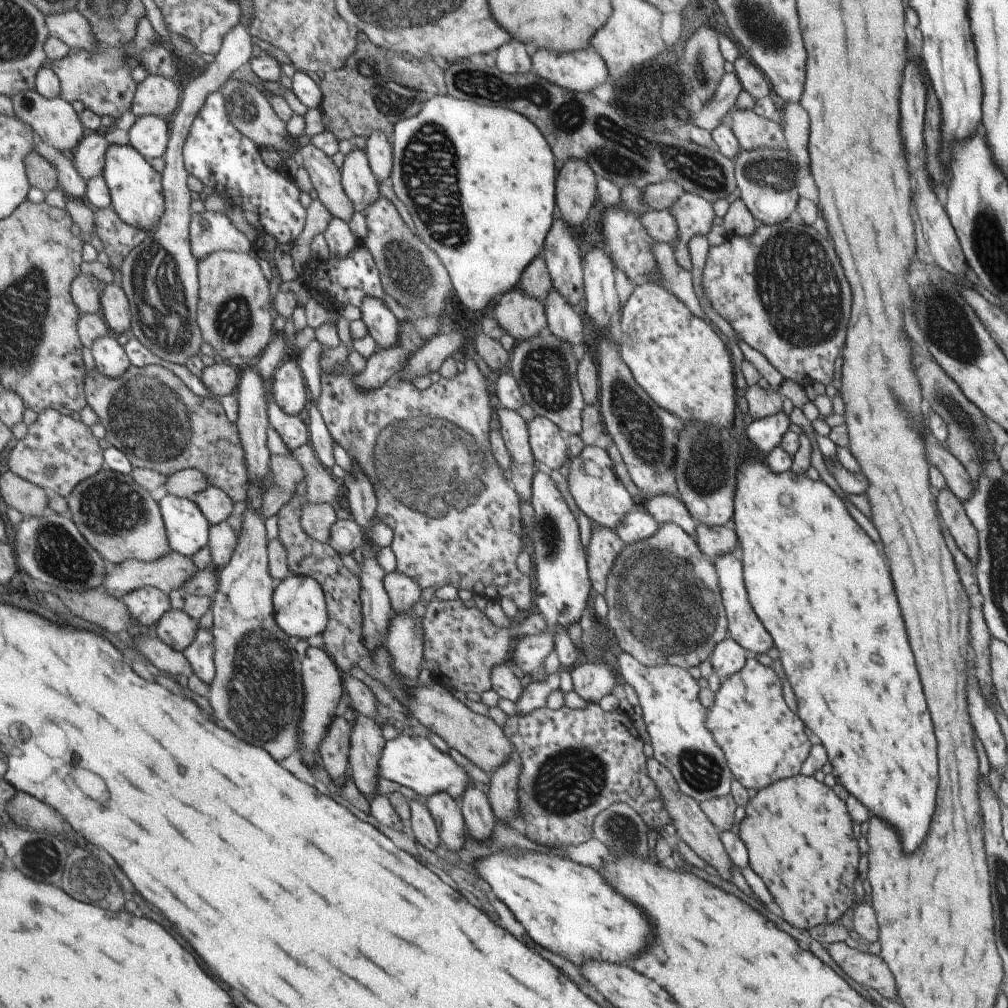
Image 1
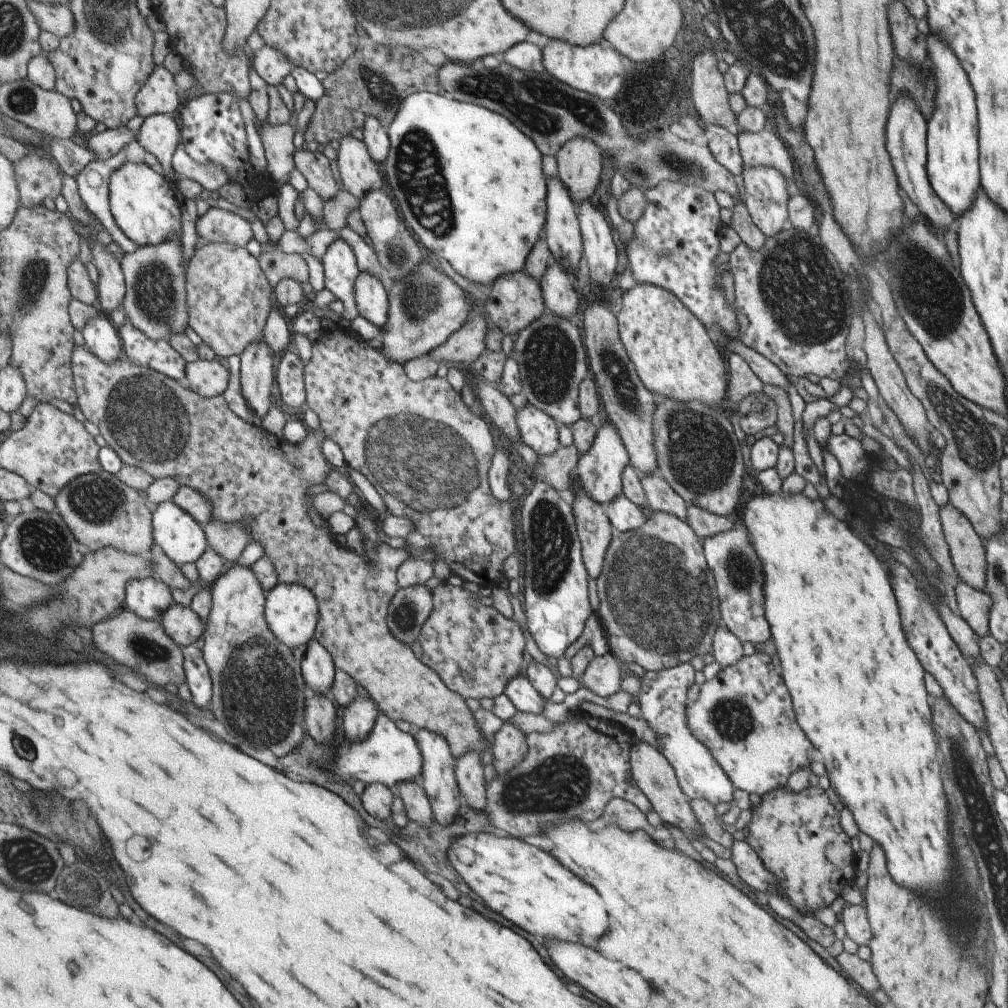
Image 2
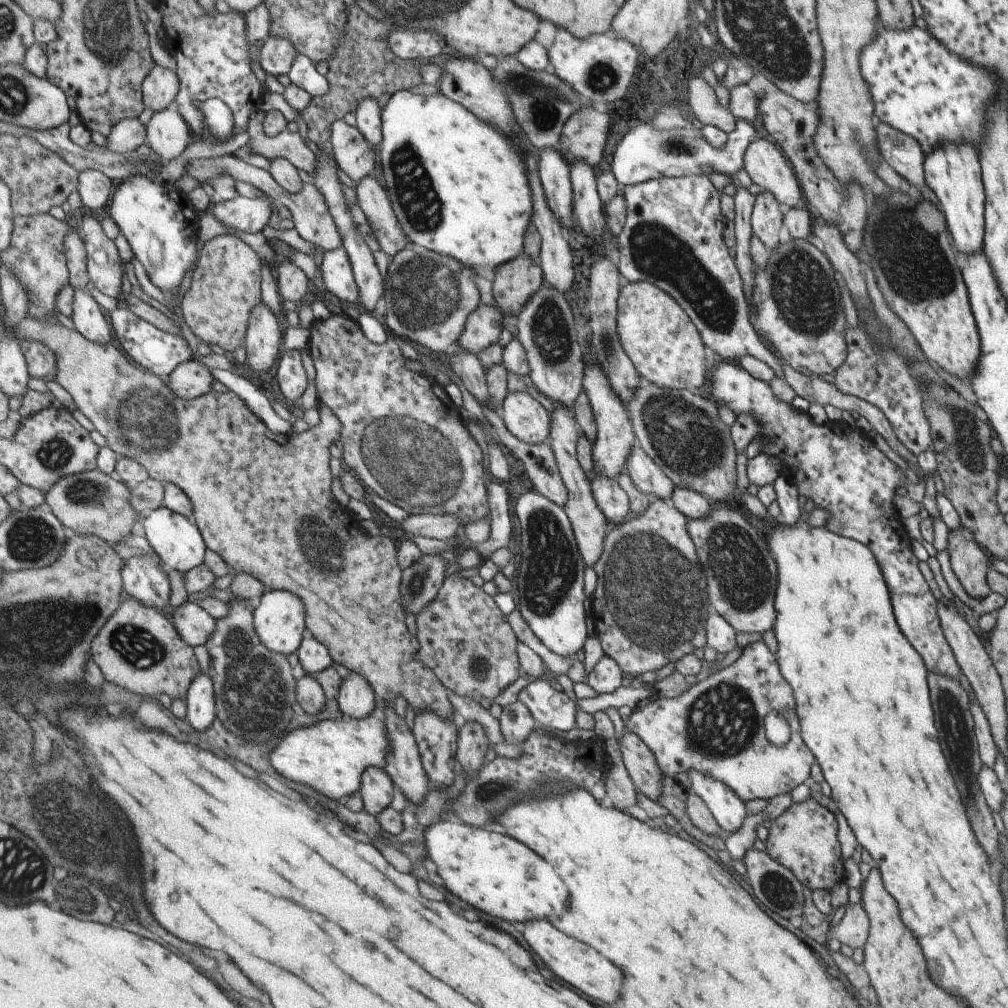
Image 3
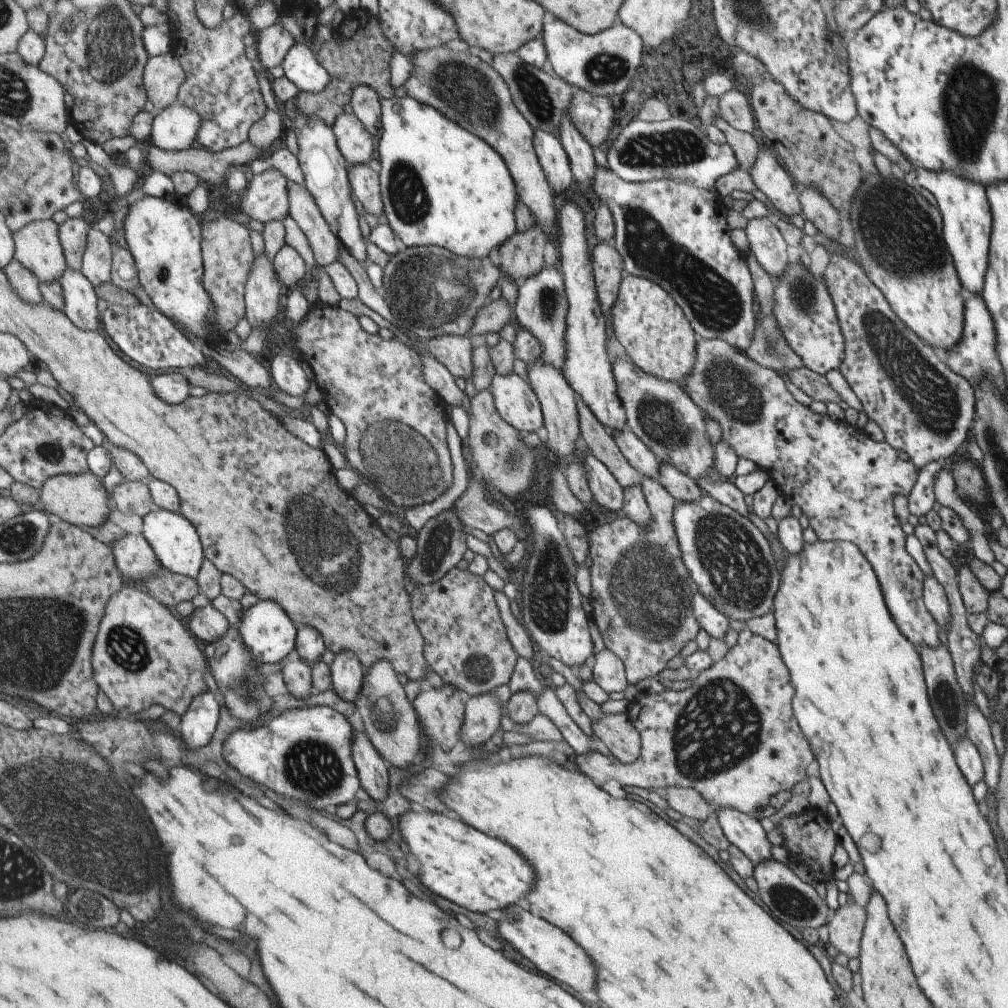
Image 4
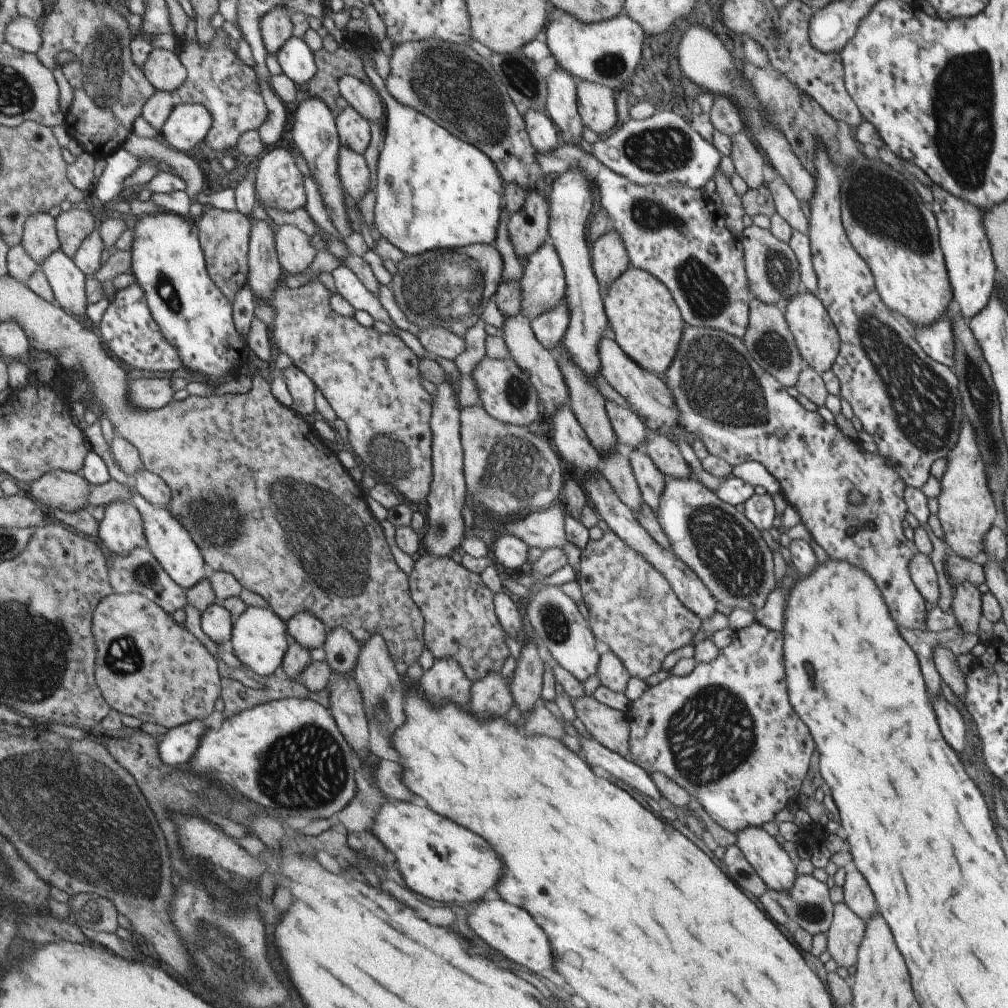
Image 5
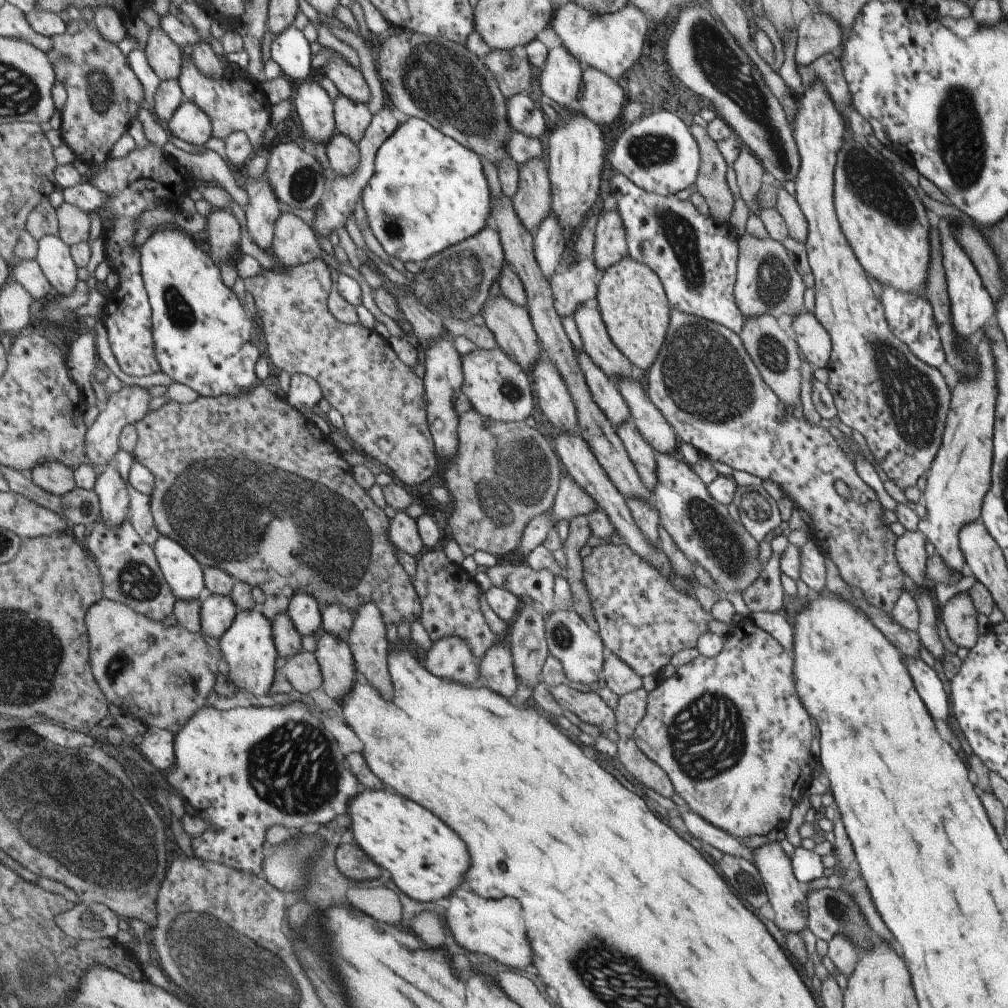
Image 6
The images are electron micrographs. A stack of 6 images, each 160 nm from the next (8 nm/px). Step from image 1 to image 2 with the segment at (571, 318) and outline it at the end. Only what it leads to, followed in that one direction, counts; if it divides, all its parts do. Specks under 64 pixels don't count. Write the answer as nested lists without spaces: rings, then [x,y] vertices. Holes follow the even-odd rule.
[[[552,259],[539,279],[544,309],[564,320],[569,320],[577,312],[578,299],[572,280],[570,273]]]

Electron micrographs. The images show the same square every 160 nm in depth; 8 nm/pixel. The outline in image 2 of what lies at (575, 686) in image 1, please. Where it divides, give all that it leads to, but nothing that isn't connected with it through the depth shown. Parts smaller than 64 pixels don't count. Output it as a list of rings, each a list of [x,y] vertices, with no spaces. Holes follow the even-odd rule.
[[[611,653],[594,656],[589,665],[579,676],[579,686],[587,688],[601,698],[608,697],[620,690],[620,681],[625,672]]]

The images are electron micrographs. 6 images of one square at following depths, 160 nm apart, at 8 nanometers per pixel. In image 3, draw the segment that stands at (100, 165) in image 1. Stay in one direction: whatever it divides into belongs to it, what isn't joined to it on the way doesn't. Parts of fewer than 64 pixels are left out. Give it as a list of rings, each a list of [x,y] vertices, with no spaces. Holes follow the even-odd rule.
[[[137,118],[125,119],[113,128],[106,142],[107,151],[120,155],[134,155],[147,140],[147,127]]]

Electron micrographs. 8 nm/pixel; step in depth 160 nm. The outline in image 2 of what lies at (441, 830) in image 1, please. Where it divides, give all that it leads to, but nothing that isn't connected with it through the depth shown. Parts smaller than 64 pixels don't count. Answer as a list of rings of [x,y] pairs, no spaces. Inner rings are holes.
[[[419,728],[417,733],[413,735],[413,740],[419,748],[419,754],[421,754],[421,775],[419,777],[420,786],[423,788],[423,792],[427,796],[429,807],[432,813],[432,819],[441,826],[447,826],[453,822],[455,814],[459,812],[459,806],[462,801],[460,793],[454,778],[454,759],[449,752],[449,746],[445,742],[443,736],[439,734],[433,734],[429,730],[423,730]]]

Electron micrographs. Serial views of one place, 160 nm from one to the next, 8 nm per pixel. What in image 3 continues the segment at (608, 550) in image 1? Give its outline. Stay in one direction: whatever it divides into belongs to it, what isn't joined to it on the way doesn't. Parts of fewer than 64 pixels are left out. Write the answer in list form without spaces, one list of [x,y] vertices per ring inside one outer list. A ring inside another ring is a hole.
[[[556,403],[553,406],[557,406],[550,416],[550,431],[548,434],[547,442],[551,447],[552,453],[554,454],[556,465],[558,468],[558,473],[560,474],[562,483],[564,484],[567,498],[563,504],[562,509],[566,514],[566,517],[569,519],[570,527],[572,528],[572,533],[574,534],[574,539],[581,555],[582,561],[584,562],[584,566],[592,567],[596,560],[599,558],[603,548],[603,541],[605,538],[605,520],[606,518],[603,516],[603,513],[597,508],[596,502],[594,501],[592,490],[590,486],[590,478],[589,475],[585,474],[579,463],[576,459],[576,440],[577,440],[577,432],[575,431],[575,424],[573,424],[573,420],[569,418],[569,409],[565,407],[561,407]]]

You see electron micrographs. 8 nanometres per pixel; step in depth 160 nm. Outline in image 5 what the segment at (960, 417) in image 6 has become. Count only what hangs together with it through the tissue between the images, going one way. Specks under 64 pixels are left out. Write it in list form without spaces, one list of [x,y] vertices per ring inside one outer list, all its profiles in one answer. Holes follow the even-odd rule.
[[[962,417],[959,432],[957,432],[957,442],[945,458],[946,468],[939,479],[939,496],[935,498],[937,500],[936,518],[943,532],[942,540],[951,549],[952,554],[965,560],[974,560],[981,553],[983,536],[999,517],[989,495],[985,466],[977,448],[974,430],[975,428],[967,422],[967,418]]]

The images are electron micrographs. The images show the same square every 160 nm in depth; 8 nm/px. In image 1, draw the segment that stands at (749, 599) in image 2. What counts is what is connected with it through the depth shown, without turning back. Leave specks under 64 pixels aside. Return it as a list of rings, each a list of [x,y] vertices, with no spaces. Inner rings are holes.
[[[738,552],[727,553],[717,557],[713,564],[718,578],[720,599],[722,600],[726,621],[728,622],[727,636],[741,646],[748,655],[767,652],[773,646],[771,644],[771,636],[765,632],[765,628],[761,626],[761,622],[759,622],[749,604],[744,587],[741,556]]]

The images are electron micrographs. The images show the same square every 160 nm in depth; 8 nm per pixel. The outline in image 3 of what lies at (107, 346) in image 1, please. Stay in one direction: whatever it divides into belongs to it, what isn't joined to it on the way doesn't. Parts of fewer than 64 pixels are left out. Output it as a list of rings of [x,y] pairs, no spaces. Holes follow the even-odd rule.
[[[79,289],[75,290],[72,322],[76,330],[94,343],[109,345],[109,342],[113,340],[113,332],[111,332],[105,312],[93,300],[91,294]]]

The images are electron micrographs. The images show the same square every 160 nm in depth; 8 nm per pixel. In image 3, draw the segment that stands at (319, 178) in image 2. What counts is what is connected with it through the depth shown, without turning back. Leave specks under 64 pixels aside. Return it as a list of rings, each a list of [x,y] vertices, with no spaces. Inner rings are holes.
[[[263,111],[251,112],[246,124],[246,132],[249,136],[248,145],[252,153],[263,156],[268,161],[274,158],[286,158],[297,170],[301,170],[312,176],[316,165],[316,156],[305,145],[299,133],[283,130],[274,137],[268,137],[262,131]]]

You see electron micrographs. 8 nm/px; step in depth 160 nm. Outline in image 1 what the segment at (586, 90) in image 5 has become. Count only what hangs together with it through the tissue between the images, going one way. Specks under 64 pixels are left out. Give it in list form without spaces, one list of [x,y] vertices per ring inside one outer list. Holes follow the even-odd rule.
[[[569,159],[554,182],[555,213],[566,225],[580,225],[596,200],[596,176],[585,161]]]

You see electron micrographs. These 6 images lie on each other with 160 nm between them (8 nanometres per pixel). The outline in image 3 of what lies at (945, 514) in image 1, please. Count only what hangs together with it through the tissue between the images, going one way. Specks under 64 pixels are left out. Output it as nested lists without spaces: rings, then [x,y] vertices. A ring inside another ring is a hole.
[[[959,524],[948,531],[946,550],[951,570],[961,583],[962,589],[973,599],[981,600],[990,593],[986,572],[990,556],[979,548],[972,532]]]

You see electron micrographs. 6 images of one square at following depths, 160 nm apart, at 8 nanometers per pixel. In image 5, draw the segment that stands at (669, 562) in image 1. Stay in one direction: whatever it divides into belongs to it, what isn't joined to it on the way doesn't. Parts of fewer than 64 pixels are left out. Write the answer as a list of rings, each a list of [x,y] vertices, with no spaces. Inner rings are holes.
[[[631,448],[627,460],[640,493],[647,498],[646,506],[655,512],[658,495],[663,491],[667,478],[655,468],[643,449]],[[605,530],[599,540],[588,540],[580,551],[579,576],[576,580],[581,591],[582,602],[587,607],[589,630],[596,642],[602,641],[623,664],[629,677],[644,681],[661,669],[663,658],[672,651],[686,645],[700,628],[700,619],[689,608],[685,608],[671,591],[667,580],[647,564],[637,552],[633,552],[611,530]]]

